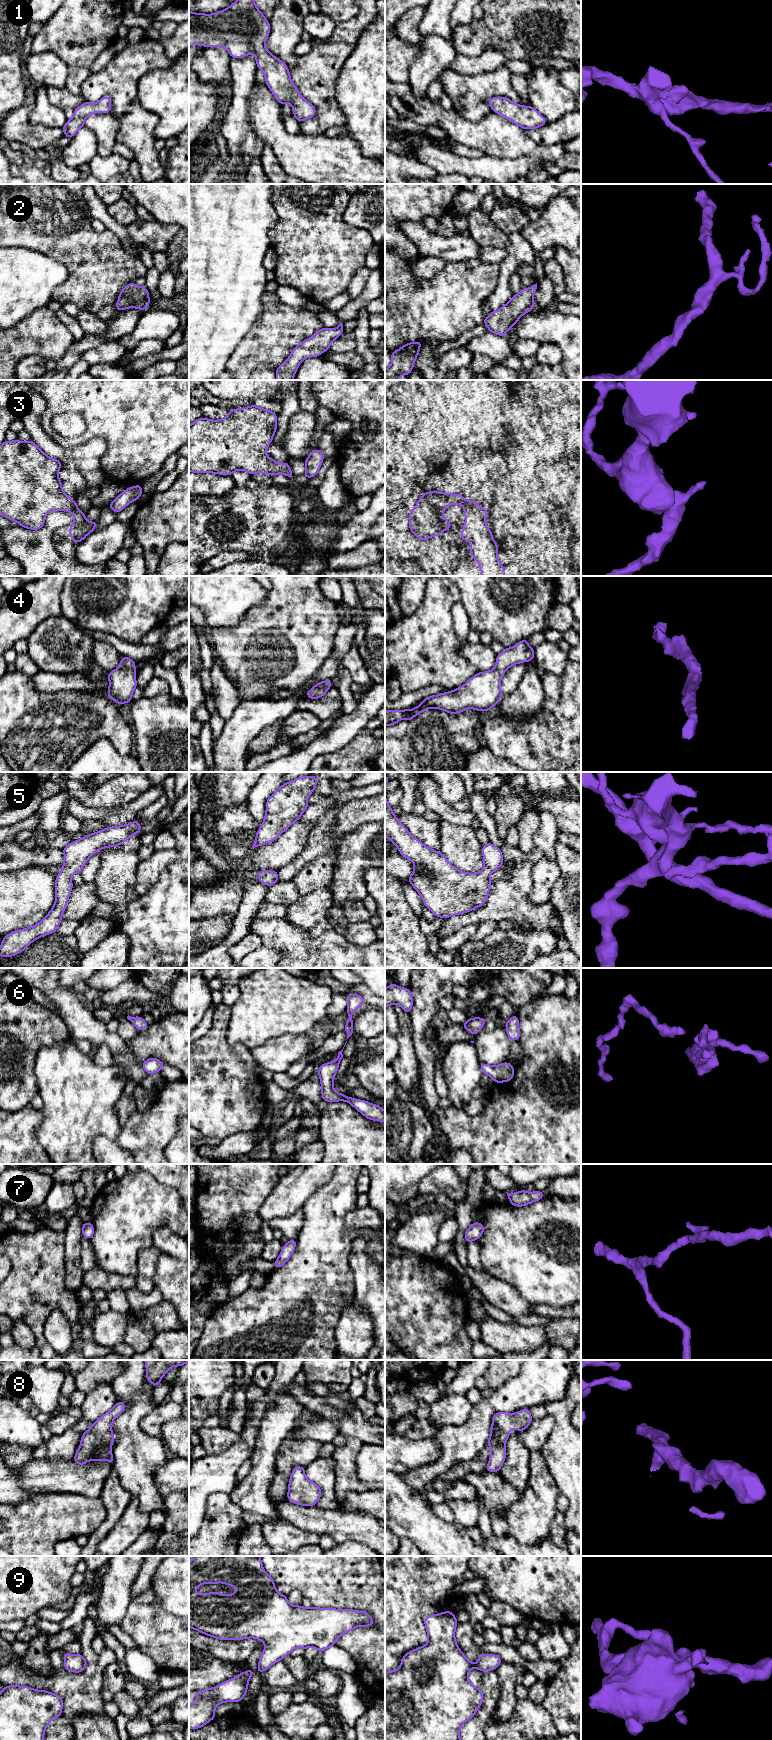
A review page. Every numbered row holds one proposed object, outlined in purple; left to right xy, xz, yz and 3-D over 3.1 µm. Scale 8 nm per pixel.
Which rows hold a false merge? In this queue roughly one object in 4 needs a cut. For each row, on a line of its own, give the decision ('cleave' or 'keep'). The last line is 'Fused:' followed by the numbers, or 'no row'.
1: keep
2: keep
3: keep
4: keep
5: keep
6: keep
7: keep
8: keep
9: keep
Fused: no row

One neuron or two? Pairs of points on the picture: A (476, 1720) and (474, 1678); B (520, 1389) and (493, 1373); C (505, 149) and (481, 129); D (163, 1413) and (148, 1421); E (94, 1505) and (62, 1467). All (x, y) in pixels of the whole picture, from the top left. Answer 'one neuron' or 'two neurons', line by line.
A: two neurons
B: two neurons
C: one neuron
D: one neuron
E: two neurons

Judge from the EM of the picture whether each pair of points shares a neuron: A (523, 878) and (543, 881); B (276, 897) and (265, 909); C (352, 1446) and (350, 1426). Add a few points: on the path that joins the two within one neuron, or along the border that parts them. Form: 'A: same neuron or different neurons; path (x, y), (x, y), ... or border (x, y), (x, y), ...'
A: different neurons; border (533, 864), (532, 890), (528, 894), (532, 903)
B: different neurons; border (264, 900), (287, 906)
C: different neurons; border (349, 1436), (359, 1438), (363, 1442)

